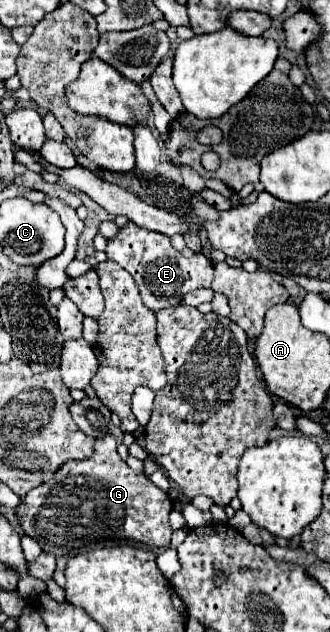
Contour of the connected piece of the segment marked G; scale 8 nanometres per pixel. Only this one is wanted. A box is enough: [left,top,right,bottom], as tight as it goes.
[17,434,173,558]

